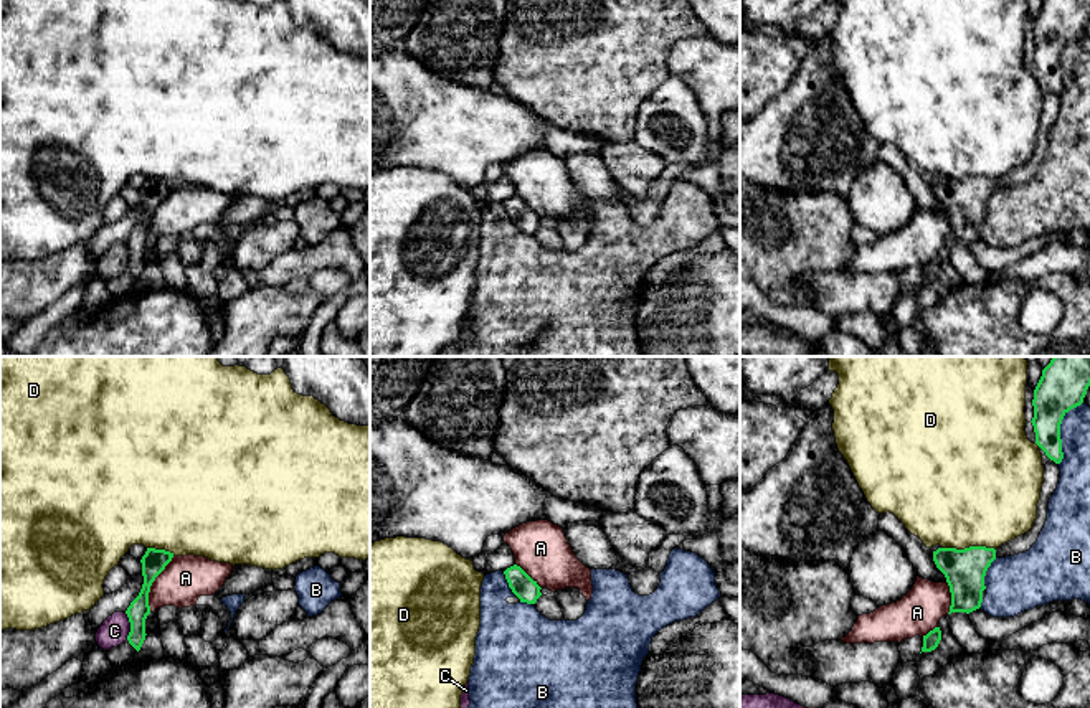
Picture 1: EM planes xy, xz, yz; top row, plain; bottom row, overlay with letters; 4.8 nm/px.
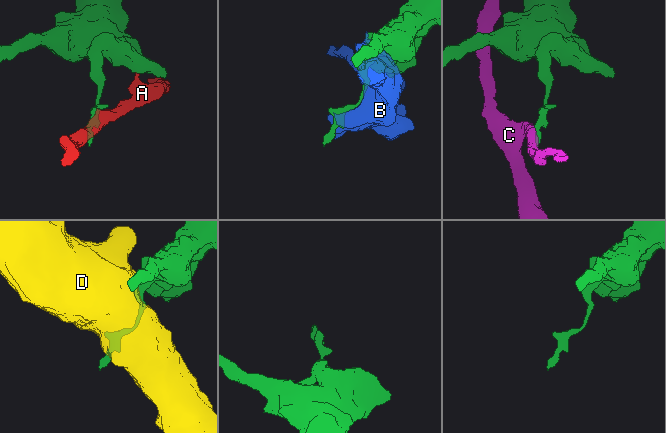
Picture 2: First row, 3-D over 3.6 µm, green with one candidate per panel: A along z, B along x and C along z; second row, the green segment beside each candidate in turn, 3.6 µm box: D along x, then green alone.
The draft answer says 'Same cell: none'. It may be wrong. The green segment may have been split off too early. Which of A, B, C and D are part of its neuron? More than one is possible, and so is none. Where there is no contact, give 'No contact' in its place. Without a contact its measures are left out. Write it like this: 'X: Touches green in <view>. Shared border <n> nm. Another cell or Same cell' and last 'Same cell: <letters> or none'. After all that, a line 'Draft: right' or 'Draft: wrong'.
A: Touches green in xy. Shared border 300 nm. Another cell
B: Touches green in yz. Shared border 340 nm. Another cell
C: Touches green in xy. Shared border 140 nm. Another cell
D: Touches green in yz. Shared border 260 nm. Another cell
Same cell: none
Draft: right

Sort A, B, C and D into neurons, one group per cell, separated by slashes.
A / B / C / D

